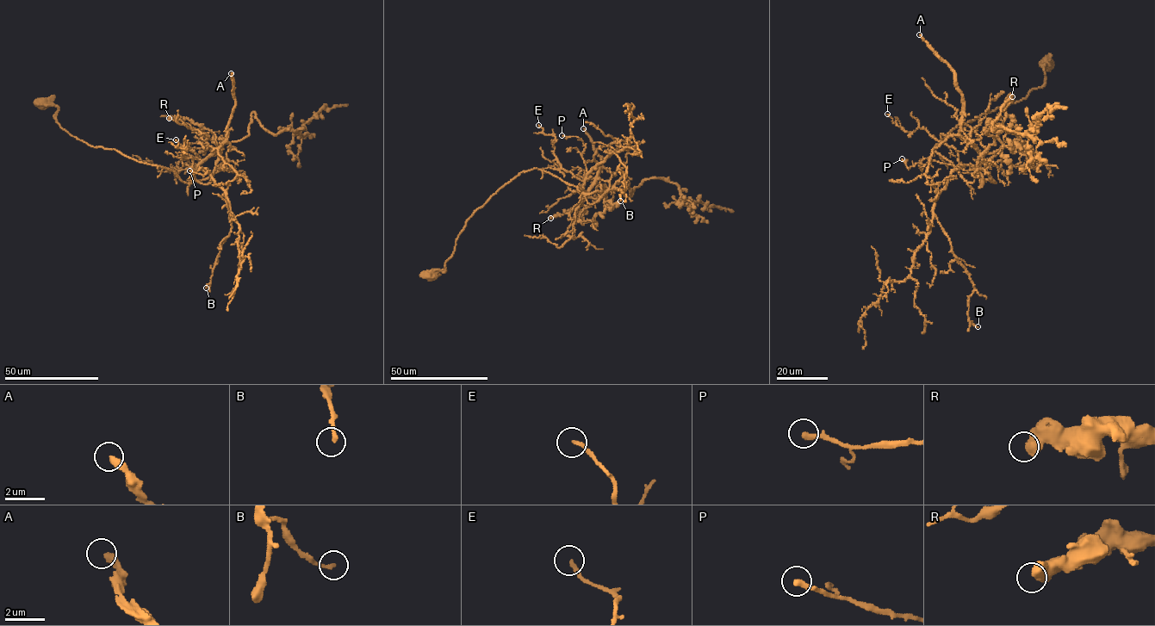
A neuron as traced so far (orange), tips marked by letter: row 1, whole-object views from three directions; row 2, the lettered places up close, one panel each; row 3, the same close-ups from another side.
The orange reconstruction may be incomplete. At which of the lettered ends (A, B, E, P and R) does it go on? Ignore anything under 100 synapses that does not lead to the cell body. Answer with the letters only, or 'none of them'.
A

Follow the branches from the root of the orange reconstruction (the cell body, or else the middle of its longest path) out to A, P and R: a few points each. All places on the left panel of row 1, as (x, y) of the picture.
A: (42, 103), (58, 108), (56, 121), (77, 139), (191, 182), (226, 139), (235, 105), (231, 73)
P: (42, 103), (56, 107), (59, 126), (90, 145), (166, 168), (189, 182), (195, 170), (208, 170), (189, 170)
R: (42, 103), (56, 107), (59, 126), (90, 145), (208, 183), (222, 145), (208, 129), (169, 118)

